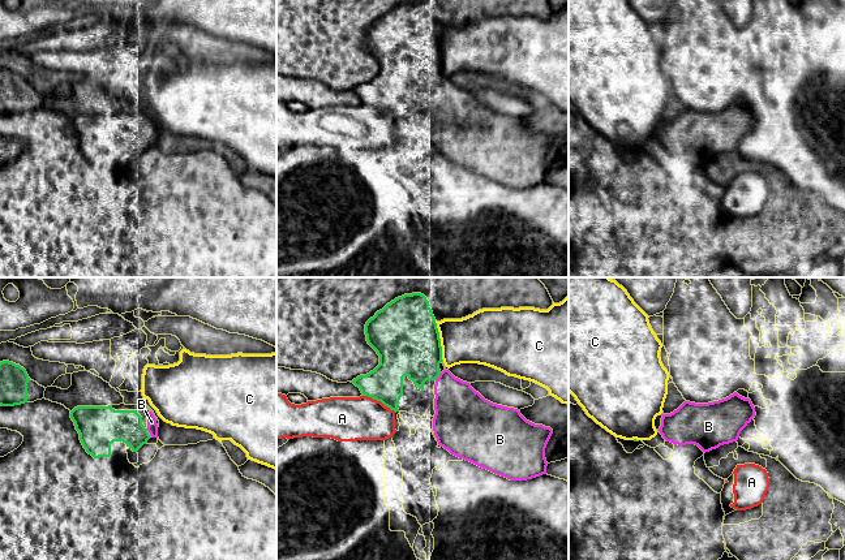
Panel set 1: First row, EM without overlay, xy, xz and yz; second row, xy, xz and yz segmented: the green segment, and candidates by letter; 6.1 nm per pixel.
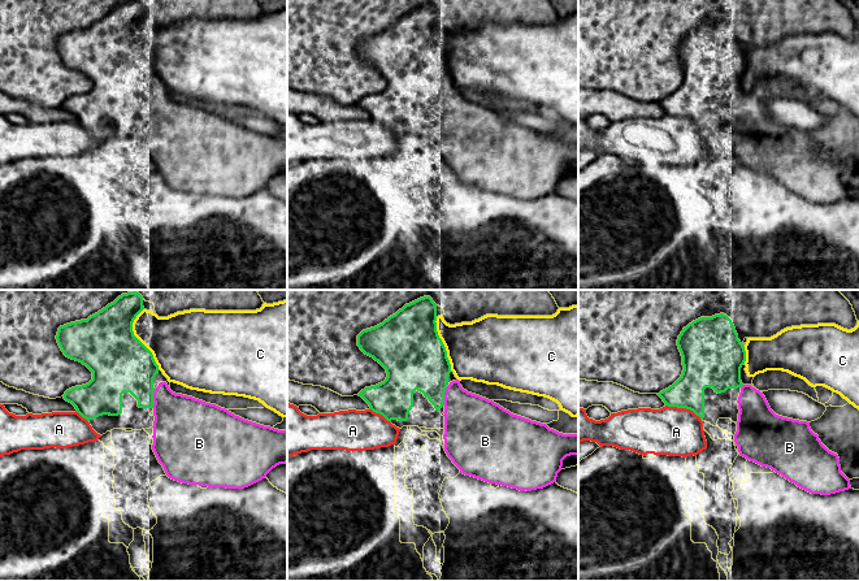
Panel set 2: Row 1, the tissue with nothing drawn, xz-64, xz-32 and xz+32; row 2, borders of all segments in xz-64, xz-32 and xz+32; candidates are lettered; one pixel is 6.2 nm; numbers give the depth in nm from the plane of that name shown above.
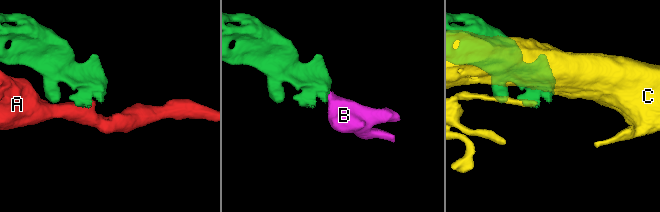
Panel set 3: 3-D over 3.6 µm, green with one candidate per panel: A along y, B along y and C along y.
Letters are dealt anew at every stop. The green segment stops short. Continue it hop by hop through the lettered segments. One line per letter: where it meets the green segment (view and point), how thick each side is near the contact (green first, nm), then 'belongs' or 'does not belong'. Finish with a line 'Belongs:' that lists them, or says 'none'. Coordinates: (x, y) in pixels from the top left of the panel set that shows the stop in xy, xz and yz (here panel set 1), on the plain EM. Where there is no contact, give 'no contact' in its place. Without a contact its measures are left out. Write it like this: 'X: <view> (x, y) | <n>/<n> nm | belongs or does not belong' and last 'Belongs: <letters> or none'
A: xz (380, 108) | 220/280 nm | does not belong
B: xz (438, 84) | 360/300 nm | belongs
C: xz (440, 48) | 400/300 nm | does not belong
Belongs: B

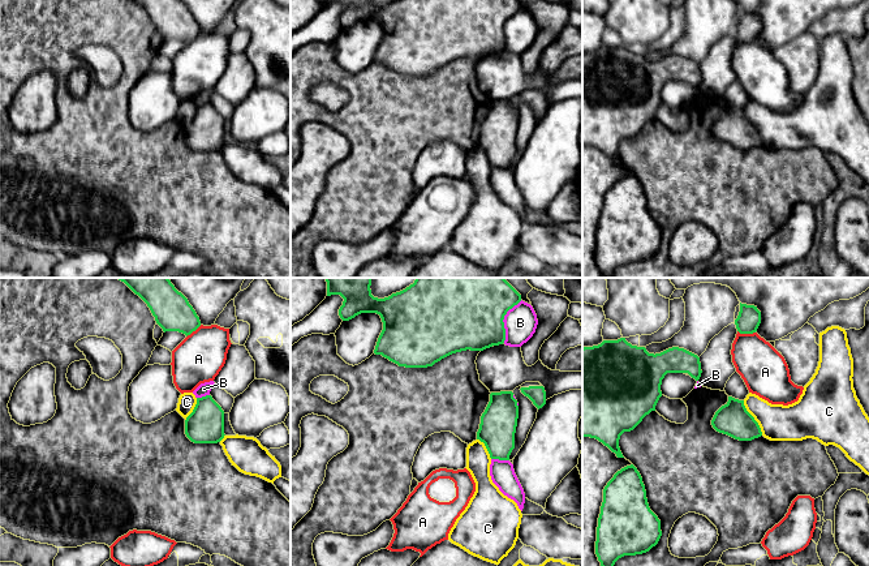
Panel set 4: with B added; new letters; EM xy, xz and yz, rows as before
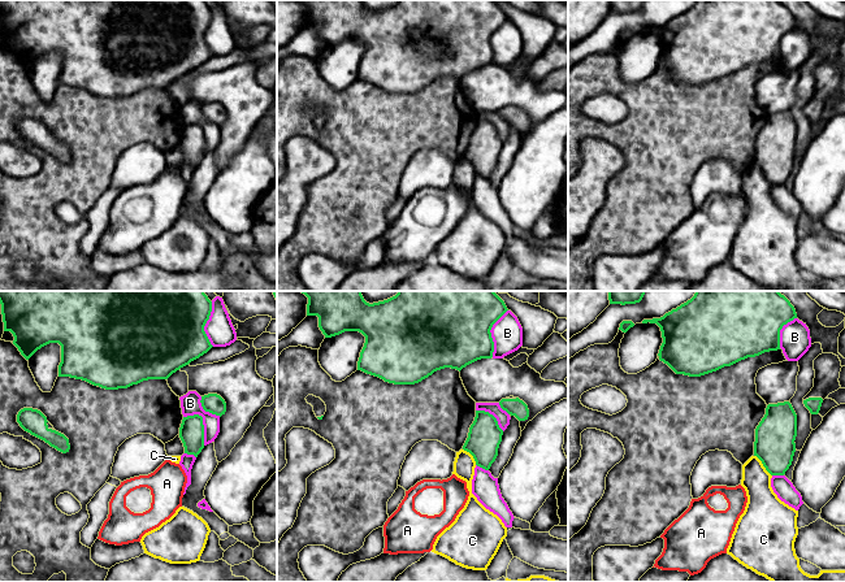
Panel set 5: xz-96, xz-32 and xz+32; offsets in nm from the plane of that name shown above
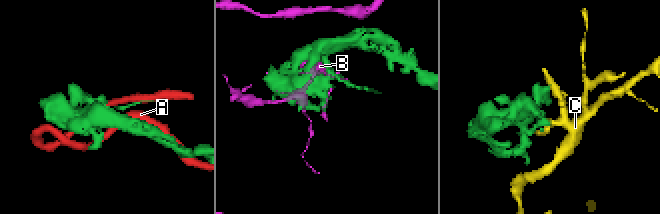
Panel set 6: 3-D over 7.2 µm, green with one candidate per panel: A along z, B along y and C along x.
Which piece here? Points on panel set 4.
A: yz (747, 41) | 140/280 nm | does not belong
B: xz (503, 26) | 360/200 nm | does not belong
C: yz (753, 125) | 200/220 nm | does not belong
Belongs: none

